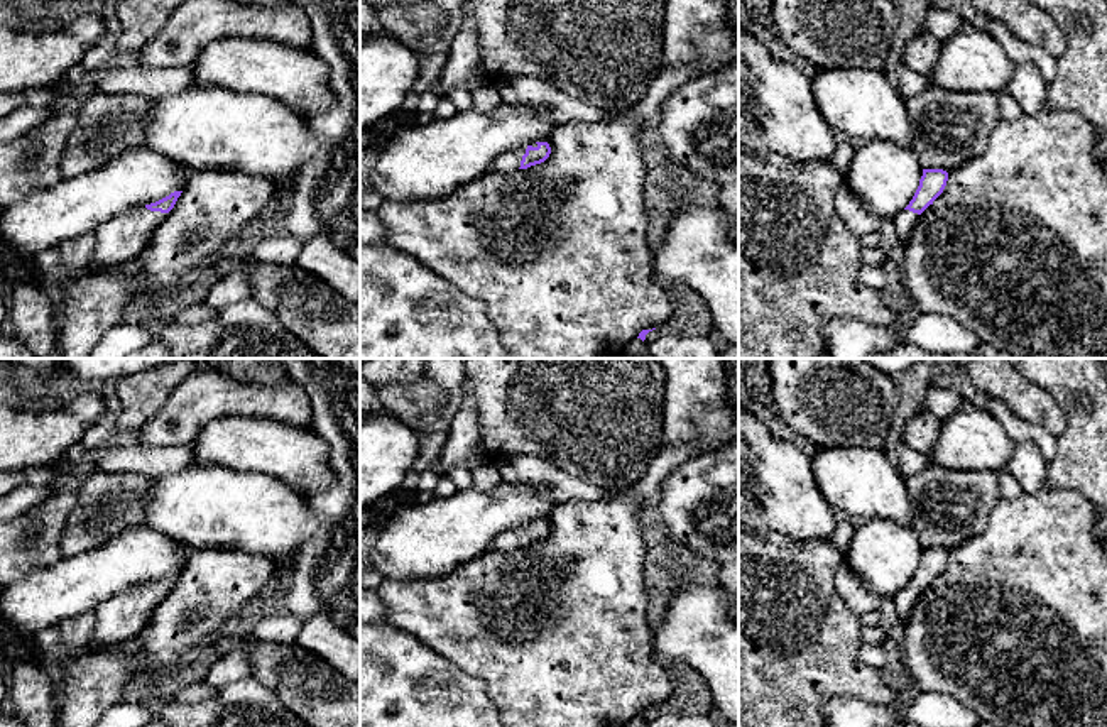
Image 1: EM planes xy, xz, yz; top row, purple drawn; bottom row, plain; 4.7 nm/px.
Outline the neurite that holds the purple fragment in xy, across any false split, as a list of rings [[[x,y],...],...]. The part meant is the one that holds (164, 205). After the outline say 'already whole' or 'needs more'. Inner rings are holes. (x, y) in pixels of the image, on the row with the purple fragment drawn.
[[[183,191],[139,208],[132,208],[101,223],[95,233],[95,249],[90,260],[91,269],[125,262],[139,255],[149,243],[154,228],[174,208]]] | needs more

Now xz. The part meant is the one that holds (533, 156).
[[[536,142],[527,147],[510,149],[507,152],[499,154],[488,166],[488,171],[510,174],[519,169],[527,169],[531,166],[544,162],[549,154],[551,147],[548,142]]] | needs more

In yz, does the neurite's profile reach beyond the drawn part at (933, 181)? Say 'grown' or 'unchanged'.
grown

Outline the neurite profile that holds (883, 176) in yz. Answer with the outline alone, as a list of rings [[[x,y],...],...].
[[[889,140],[855,147],[843,181],[855,200],[881,220],[892,220],[913,200],[923,167],[913,149]]]

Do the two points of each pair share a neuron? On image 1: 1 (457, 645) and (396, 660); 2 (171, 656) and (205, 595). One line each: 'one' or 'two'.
1: two
2: one

